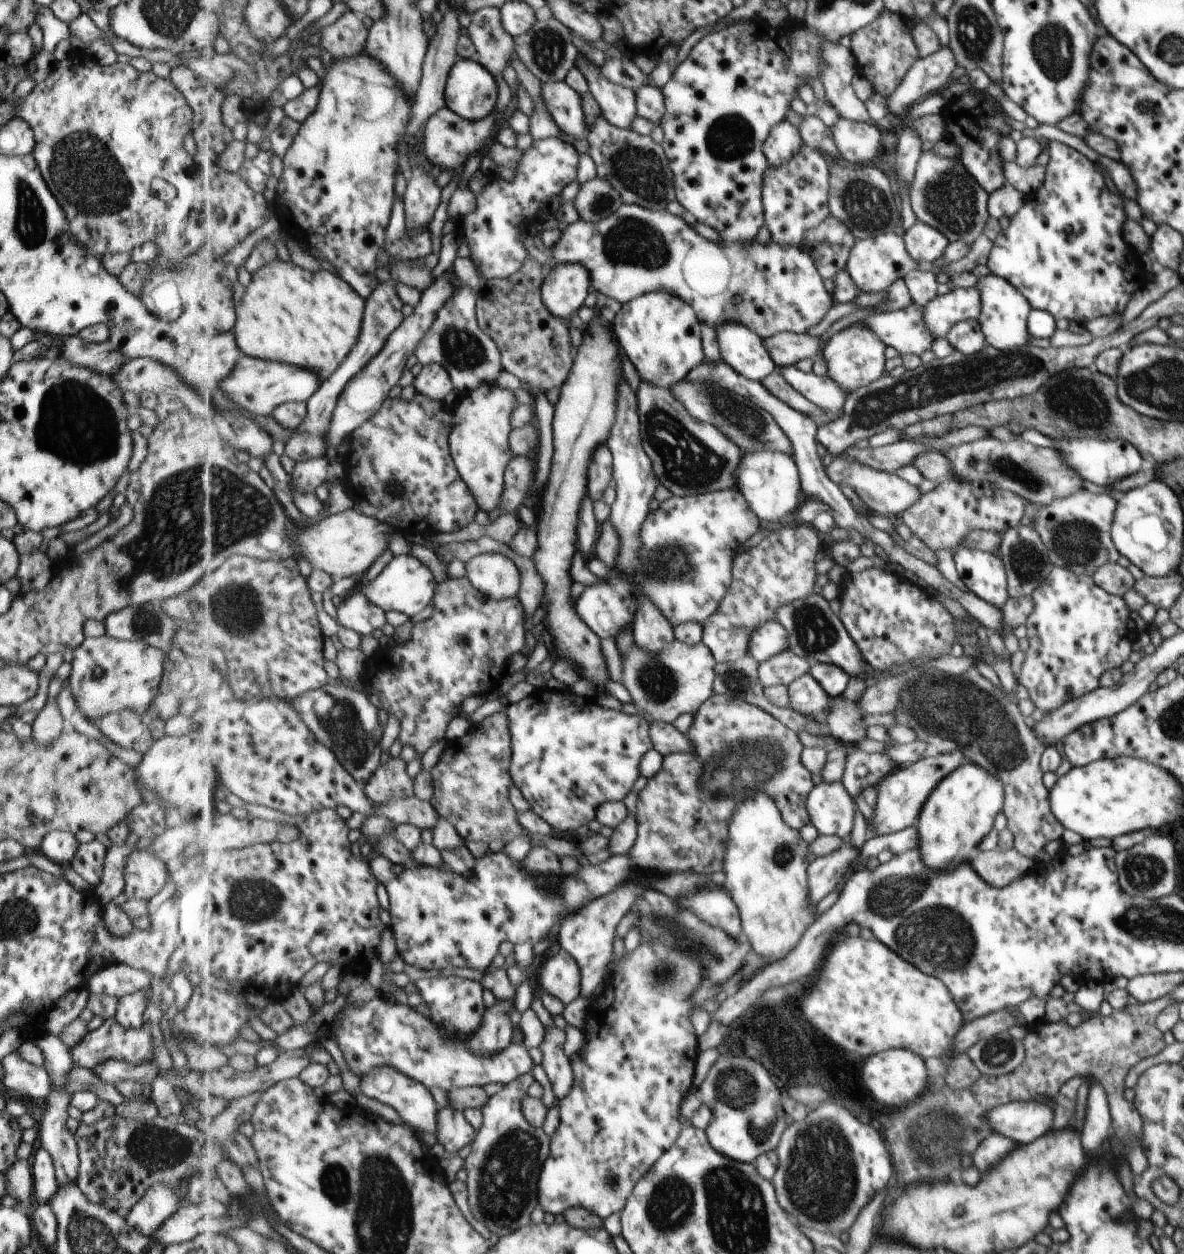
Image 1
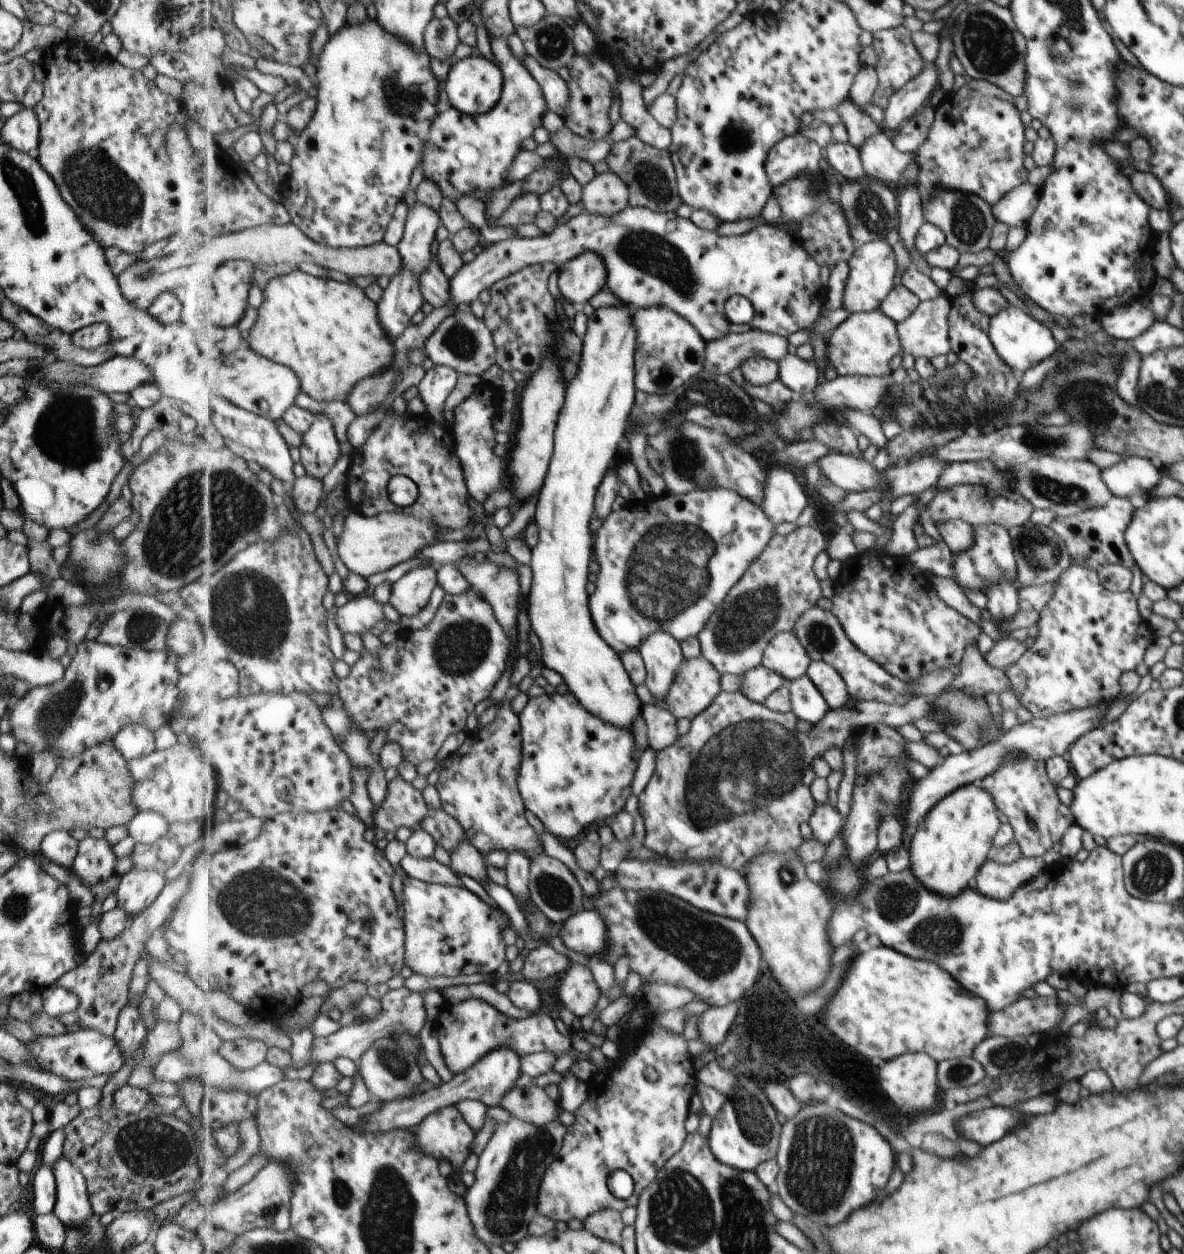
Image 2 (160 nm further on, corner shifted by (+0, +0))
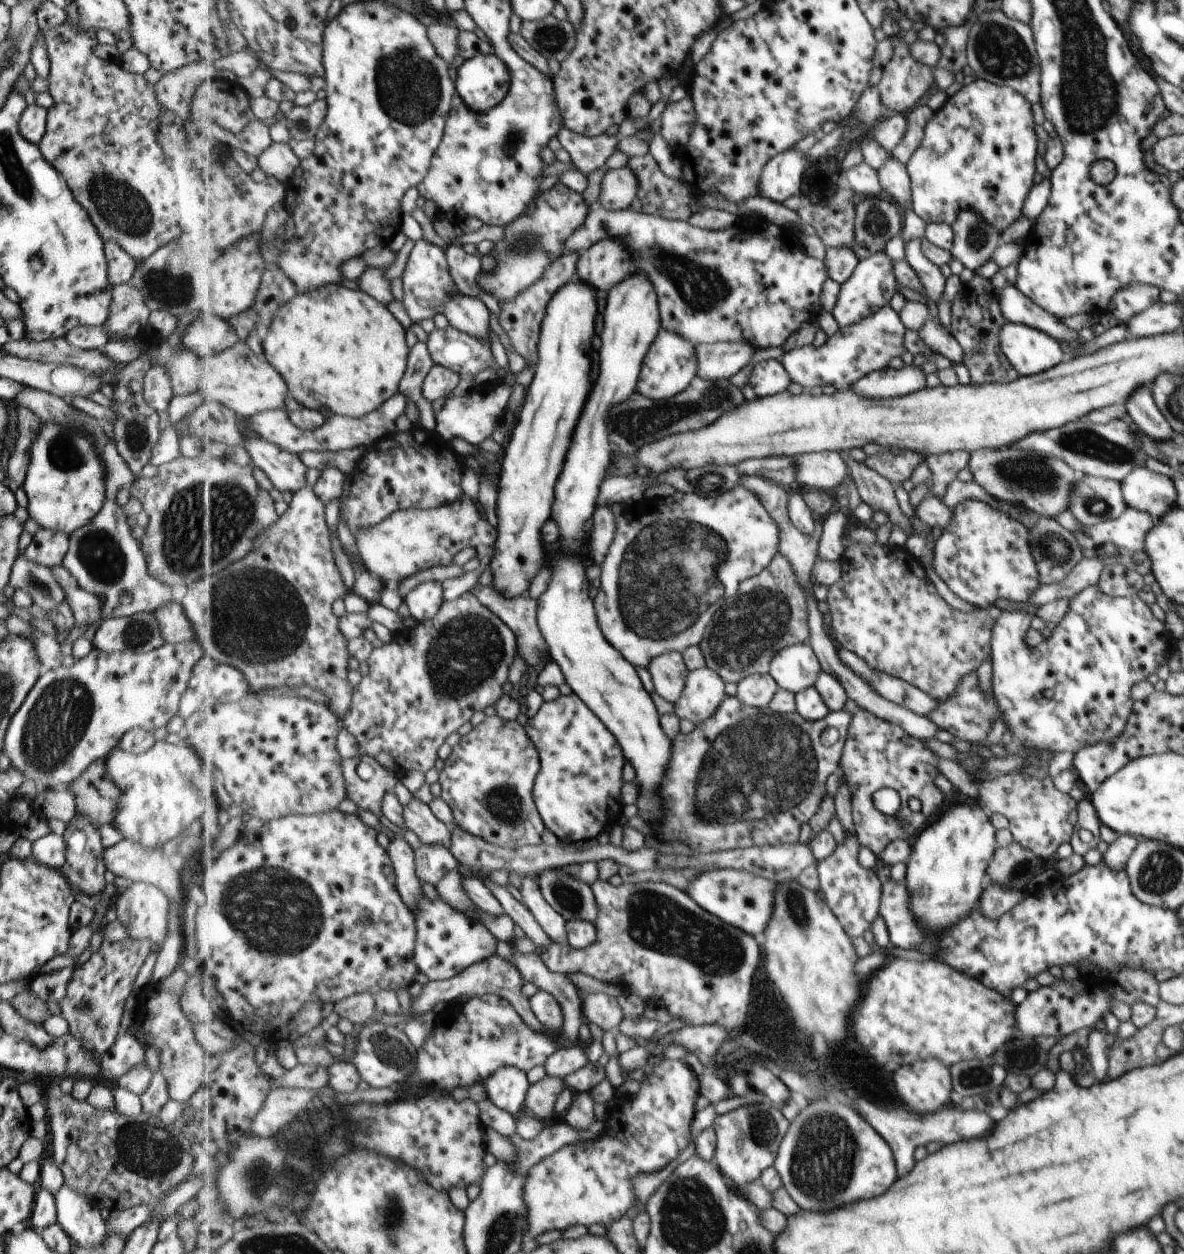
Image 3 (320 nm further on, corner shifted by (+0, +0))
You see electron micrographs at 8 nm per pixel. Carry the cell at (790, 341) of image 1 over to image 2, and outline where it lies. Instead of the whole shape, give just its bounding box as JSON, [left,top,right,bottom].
[706,330,791,375]

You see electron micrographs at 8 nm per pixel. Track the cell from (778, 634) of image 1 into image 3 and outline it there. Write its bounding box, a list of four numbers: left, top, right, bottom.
[770,642,821,695]

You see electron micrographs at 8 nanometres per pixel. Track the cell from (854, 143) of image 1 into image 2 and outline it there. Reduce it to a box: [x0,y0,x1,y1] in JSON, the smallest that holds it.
[859,131,914,187]

